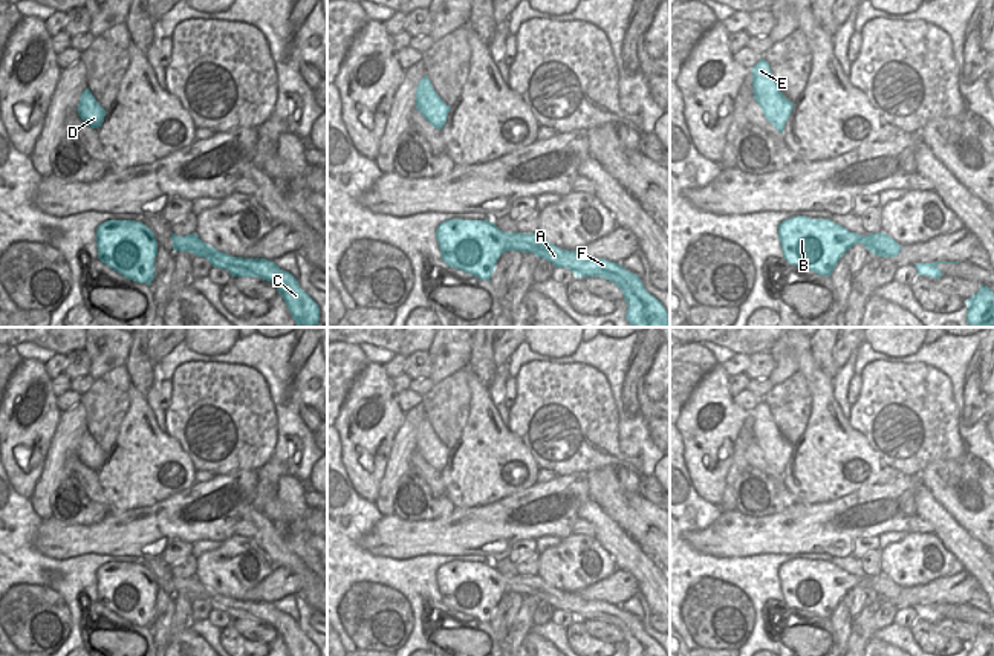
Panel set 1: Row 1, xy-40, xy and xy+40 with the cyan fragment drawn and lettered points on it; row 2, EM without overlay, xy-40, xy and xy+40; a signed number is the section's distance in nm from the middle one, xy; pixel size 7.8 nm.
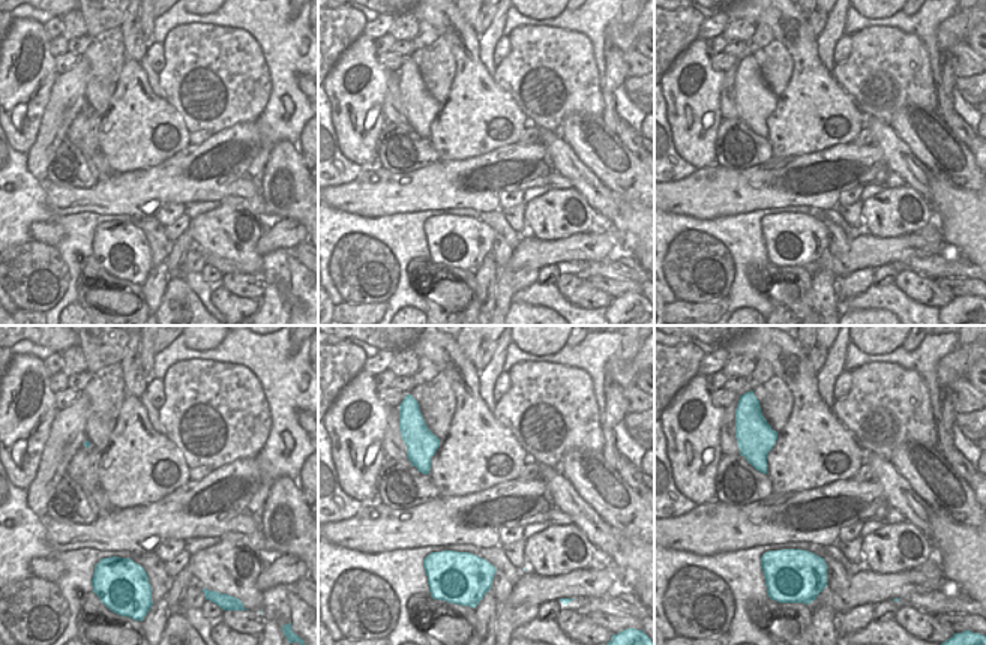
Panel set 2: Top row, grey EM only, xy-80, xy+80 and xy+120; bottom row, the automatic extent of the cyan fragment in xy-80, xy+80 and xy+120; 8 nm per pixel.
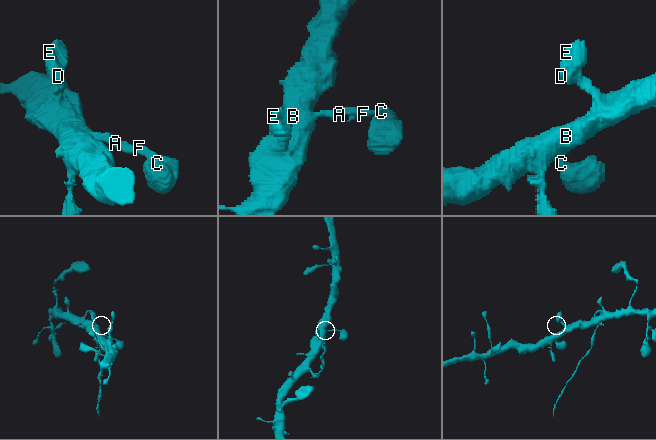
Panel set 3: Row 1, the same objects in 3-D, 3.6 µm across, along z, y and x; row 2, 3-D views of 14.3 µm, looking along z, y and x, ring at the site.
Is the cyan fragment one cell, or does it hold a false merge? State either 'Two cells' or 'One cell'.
One cell.

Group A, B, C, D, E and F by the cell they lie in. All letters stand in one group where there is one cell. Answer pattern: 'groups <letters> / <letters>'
groups A B C D E F

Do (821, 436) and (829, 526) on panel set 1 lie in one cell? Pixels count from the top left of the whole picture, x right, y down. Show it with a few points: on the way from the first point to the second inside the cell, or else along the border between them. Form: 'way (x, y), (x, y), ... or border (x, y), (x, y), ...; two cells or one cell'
border (861, 487), (832, 500), (795, 503); two cells

